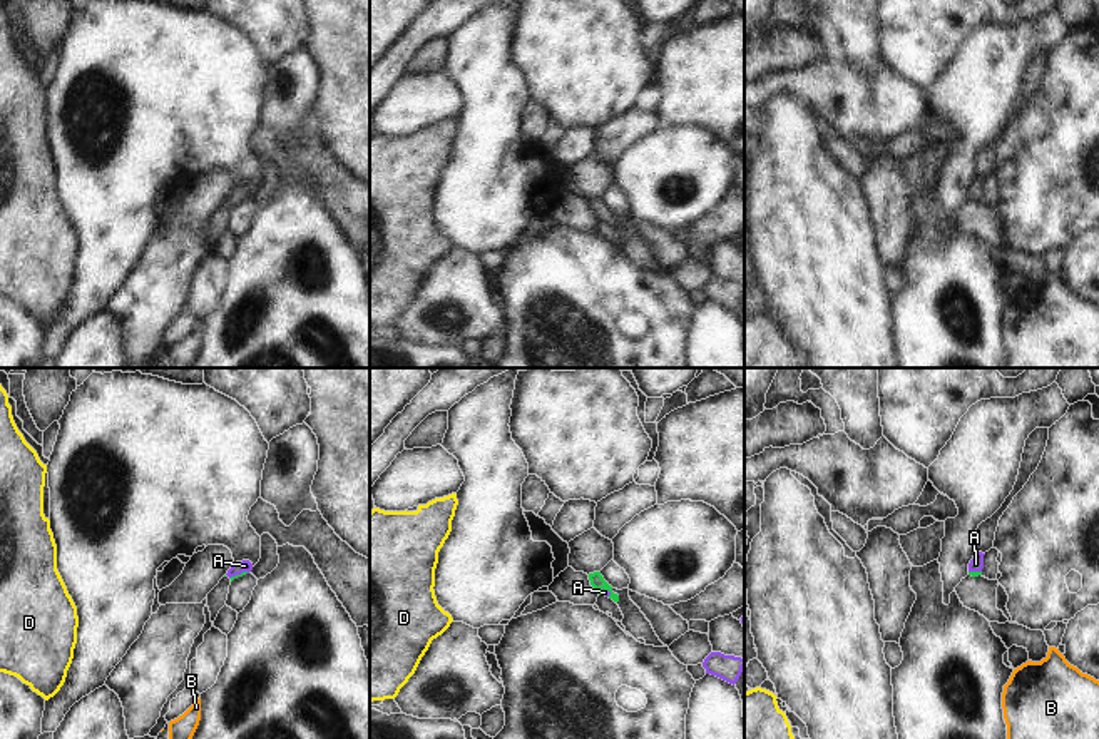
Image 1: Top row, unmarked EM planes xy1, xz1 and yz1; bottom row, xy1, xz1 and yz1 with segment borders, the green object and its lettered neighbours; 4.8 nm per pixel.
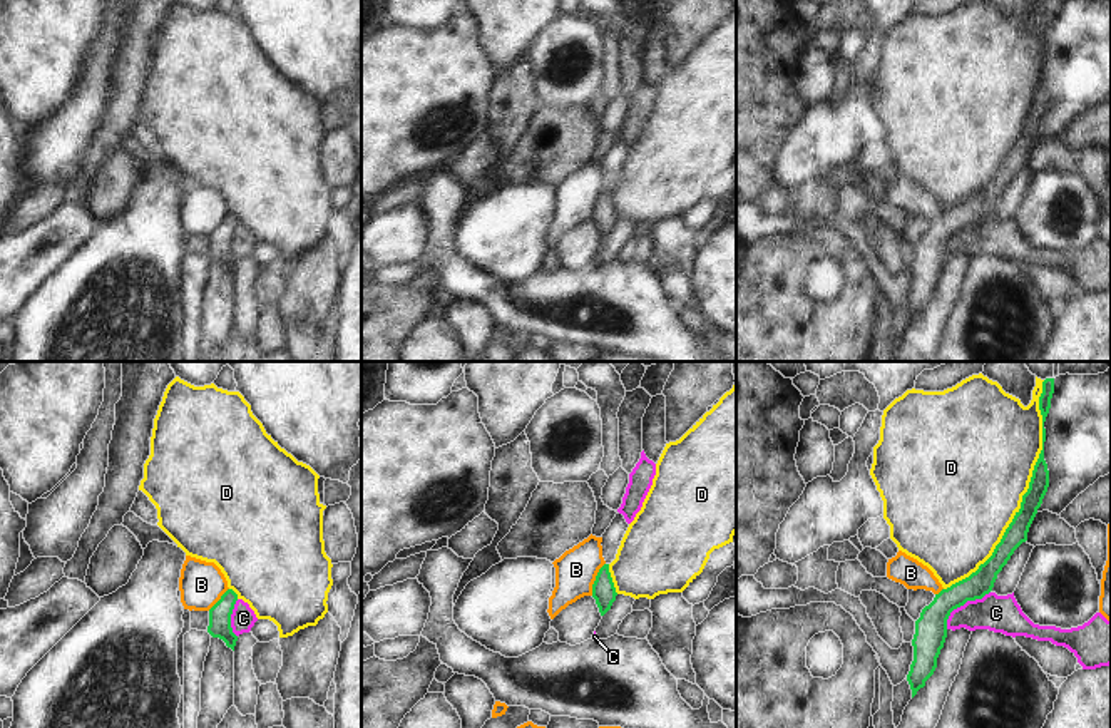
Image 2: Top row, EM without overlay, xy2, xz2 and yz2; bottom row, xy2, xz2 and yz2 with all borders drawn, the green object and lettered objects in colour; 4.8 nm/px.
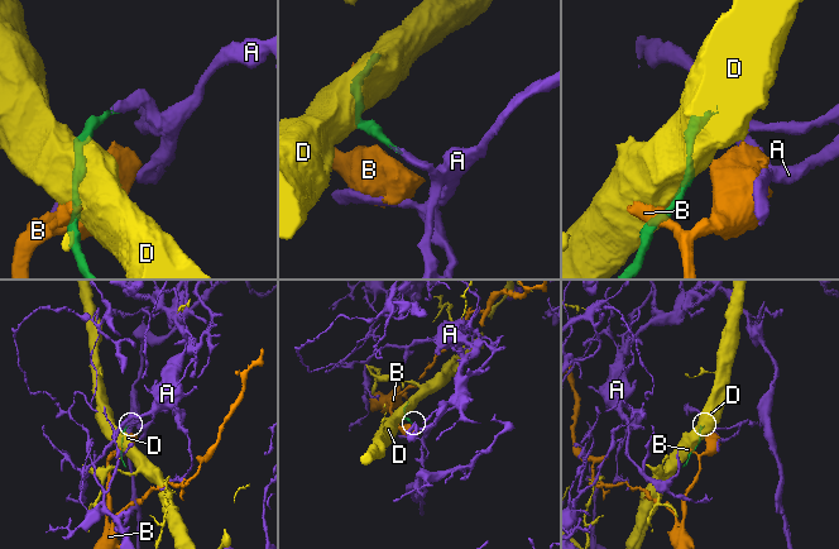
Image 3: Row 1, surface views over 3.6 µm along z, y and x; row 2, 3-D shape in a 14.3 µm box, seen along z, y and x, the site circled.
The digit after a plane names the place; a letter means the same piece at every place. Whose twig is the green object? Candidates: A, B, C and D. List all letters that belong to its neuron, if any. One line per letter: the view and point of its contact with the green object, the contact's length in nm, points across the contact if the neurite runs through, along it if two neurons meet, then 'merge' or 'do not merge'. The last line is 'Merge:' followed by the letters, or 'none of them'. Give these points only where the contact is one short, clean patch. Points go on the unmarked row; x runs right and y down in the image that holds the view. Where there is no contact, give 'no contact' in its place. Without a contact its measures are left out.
A: xy1 (238, 201) | 100 nm | across xy1 (243, 198), (238, 201), (245, 191) | merge
B: xz2 (596, 205) | 170 nm | along xz2 (604, 188), (596, 201), (591, 220) | do not merge
C: yz2 (962, 230) | 280 nm | along yz2 (989, 216), (957, 231), (951, 238), (946, 253) | do not merge
D: yz2 (1028, 116) | 1100 nm | do not merge
Merge: A

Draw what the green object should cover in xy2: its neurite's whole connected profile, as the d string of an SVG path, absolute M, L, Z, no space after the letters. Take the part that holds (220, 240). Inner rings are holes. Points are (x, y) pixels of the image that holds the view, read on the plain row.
M228 214L221 224L209 234L209 251L207 258L212 263L219 263L226 268L228 273L234 276L238 261L231 253L231 239L234 229L238 226L238 219L233 214Z

